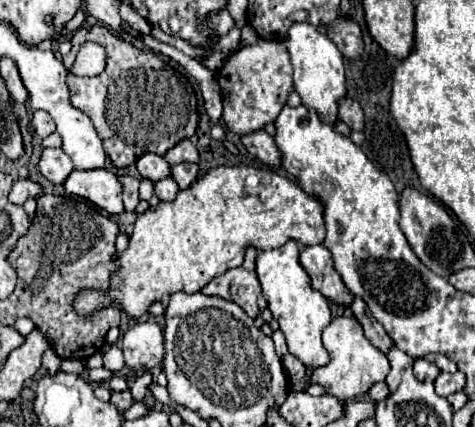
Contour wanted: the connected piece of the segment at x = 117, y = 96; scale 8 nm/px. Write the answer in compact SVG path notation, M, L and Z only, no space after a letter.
M99 24L93 28L79 28L73 34L73 48L63 58L63 66L67 70L71 70L79 48L87 40L97 42L107 50L105 70L91 78L67 74L67 86L71 104L91 118L103 142L105 154L111 158L115 168L127 168L129 164L135 164L135 158L145 152L165 156L169 148L195 134L199 124L197 96L186 76L175 72L165 60L159 60L157 54L135 48L131 42Z

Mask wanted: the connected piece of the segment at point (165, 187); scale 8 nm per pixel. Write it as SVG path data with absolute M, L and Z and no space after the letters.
M163 178L159 182L155 182L155 196L159 200L165 200L165 202L171 202L179 192L179 186L175 184L173 178Z

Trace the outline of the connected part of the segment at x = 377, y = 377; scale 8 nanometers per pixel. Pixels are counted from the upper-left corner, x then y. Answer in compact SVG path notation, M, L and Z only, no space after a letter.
M339 316L339 318L331 320L331 324L325 328L325 334L323 334L323 346L329 354L329 362L311 372L311 382L323 386L327 390L327 394L337 396L337 400L341 400L341 402L367 394L369 388L375 382L385 380L385 376L389 372L387 356L365 338L363 328L355 318Z

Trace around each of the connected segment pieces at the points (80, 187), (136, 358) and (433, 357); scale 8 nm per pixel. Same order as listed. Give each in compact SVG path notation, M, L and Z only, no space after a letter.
M105 168L101 170L73 170L65 180L65 190L97 204L109 214L123 214L123 188L117 176Z
M137 322L123 338L125 364L133 370L151 370L163 362L163 332L155 322Z
M427 354L425 356L429 362L433 362L441 372L457 372L457 366L455 366L455 362L451 362L447 356L443 356L443 354Z

